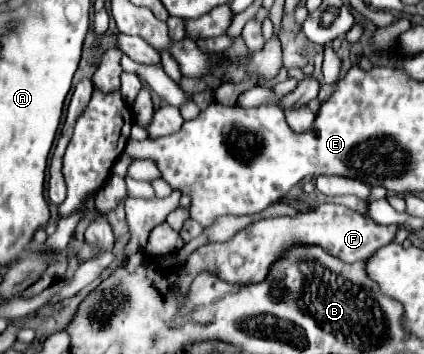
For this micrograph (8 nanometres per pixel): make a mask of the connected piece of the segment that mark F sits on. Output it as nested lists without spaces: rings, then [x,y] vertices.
[[[322,204],[314,212],[298,212],[296,216],[282,216],[282,218],[268,218],[258,220],[240,230],[234,238],[226,242],[206,244],[192,252],[192,256],[186,260],[180,272],[178,280],[178,294],[186,296],[190,292],[192,280],[200,272],[214,274],[222,282],[234,282],[234,284],[258,284],[264,282],[270,274],[270,268],[294,246],[322,246],[332,256],[342,258],[344,262],[358,262],[366,260],[370,254],[374,254],[378,248],[394,242],[396,232],[400,226],[380,226],[372,218],[354,212],[346,206],[336,204]]]

